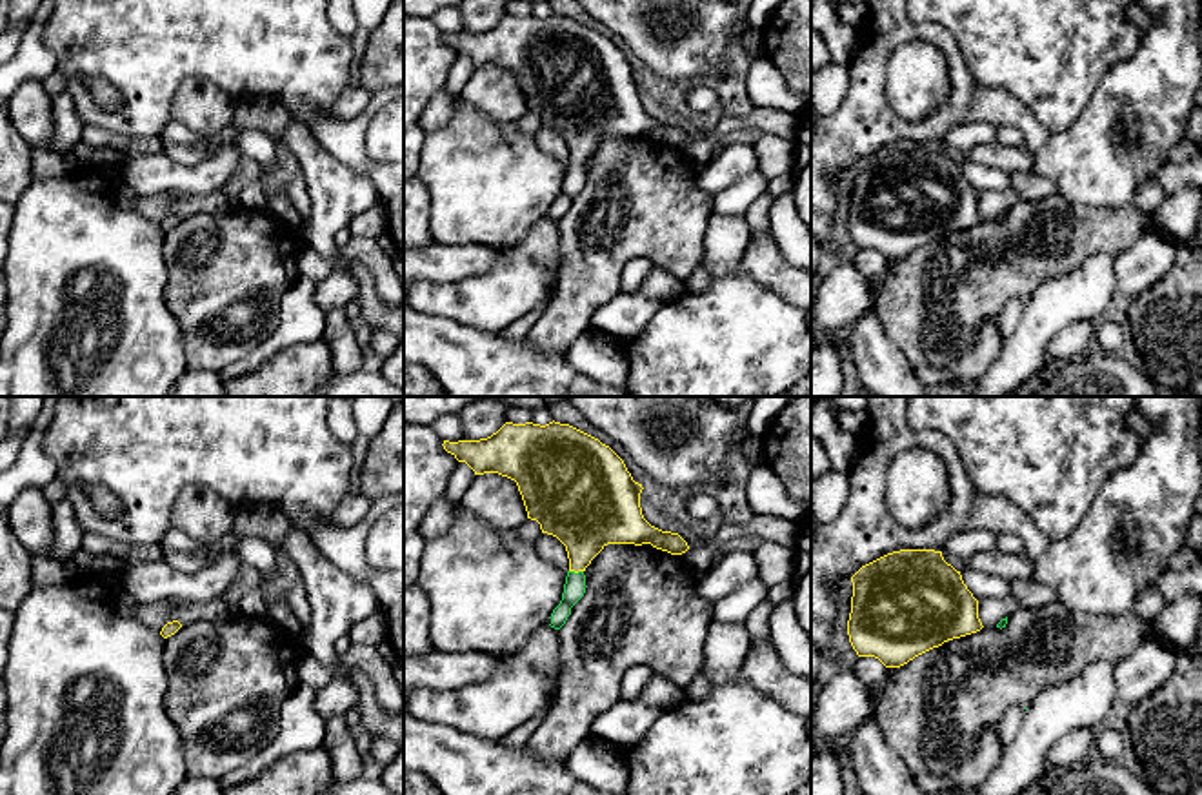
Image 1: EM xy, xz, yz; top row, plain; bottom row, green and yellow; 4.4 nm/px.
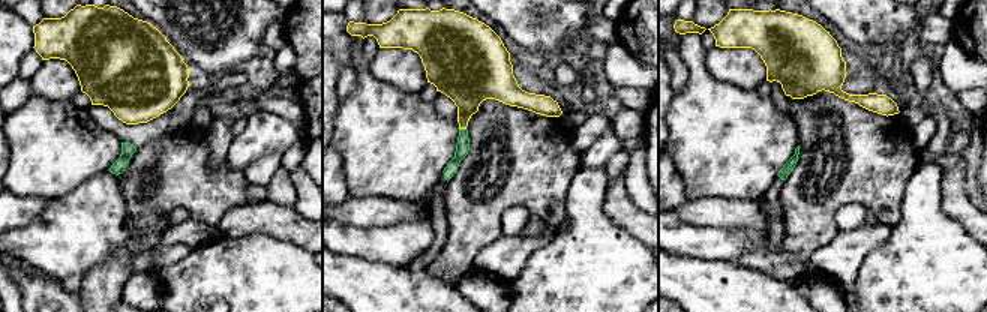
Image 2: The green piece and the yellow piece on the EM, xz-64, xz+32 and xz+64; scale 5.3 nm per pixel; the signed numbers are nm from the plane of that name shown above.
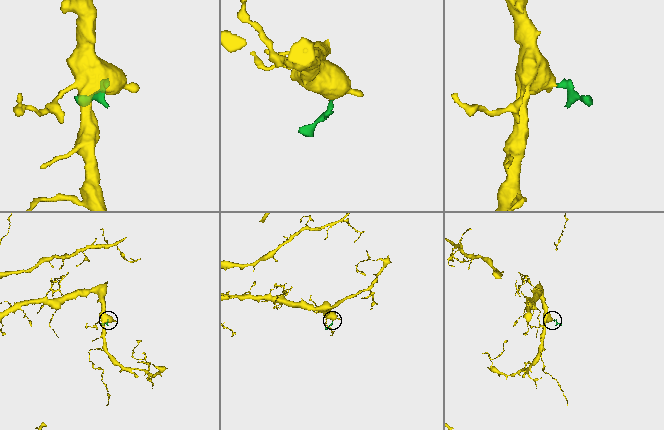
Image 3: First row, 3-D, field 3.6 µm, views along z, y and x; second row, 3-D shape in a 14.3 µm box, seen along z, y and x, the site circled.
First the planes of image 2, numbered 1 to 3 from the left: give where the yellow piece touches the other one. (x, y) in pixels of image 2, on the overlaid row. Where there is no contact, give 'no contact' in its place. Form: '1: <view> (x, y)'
1: no contact
2: xz+32 (462, 129)
3: no contact

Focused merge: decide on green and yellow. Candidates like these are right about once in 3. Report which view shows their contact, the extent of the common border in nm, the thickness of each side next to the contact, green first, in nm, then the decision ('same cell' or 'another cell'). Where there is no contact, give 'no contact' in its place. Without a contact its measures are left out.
xz | 60 nm | 100/320 nm | same cell

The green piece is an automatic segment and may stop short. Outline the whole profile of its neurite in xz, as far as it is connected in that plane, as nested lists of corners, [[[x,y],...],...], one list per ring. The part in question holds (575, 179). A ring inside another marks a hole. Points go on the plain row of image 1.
[[[506,15],[496,25],[480,33],[444,33],[444,42],[466,55],[475,67],[498,65],[516,75],[527,111],[540,116],[542,126],[556,129],[567,144],[569,164],[560,196],[551,206],[551,220],[560,222],[571,200],[586,186],[586,160],[607,136],[651,136],[671,147],[689,142],[671,124],[651,118],[640,100],[642,76],[635,75],[624,53],[598,31],[560,15],[546,18]]]

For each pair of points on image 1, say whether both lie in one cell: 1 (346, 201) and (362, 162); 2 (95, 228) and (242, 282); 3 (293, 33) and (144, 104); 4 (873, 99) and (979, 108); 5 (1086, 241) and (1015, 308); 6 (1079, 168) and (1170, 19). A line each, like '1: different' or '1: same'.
1: different
2: different
3: same
4: same
5: different
6: same

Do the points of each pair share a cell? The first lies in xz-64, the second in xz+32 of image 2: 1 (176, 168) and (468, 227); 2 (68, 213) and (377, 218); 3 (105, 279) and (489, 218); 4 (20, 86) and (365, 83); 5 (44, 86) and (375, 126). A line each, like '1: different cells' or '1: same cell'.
1: same cell
2: different cells
3: same cell
4: different cells
5: different cells

